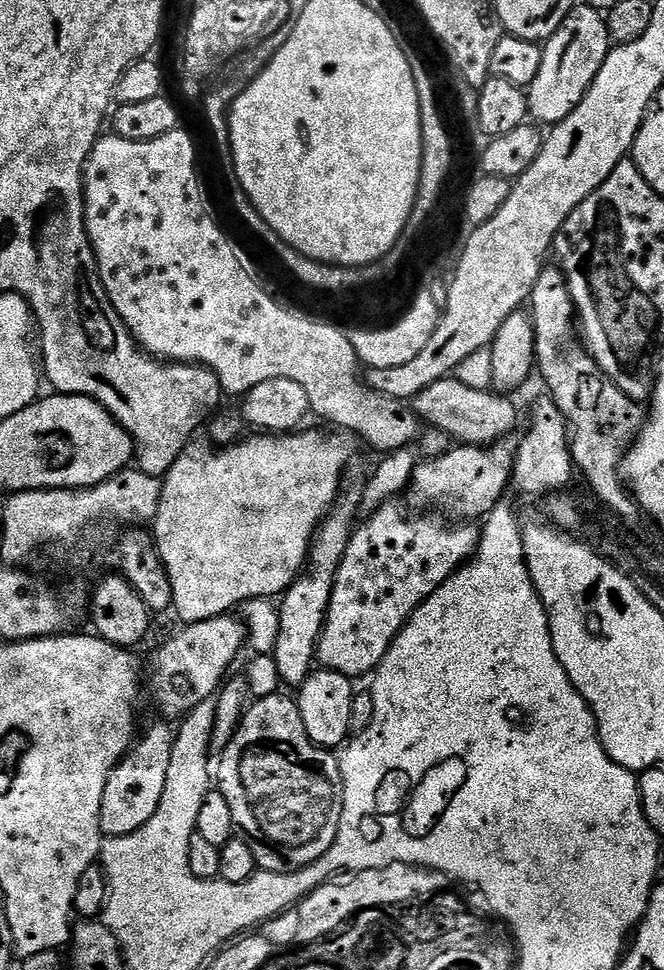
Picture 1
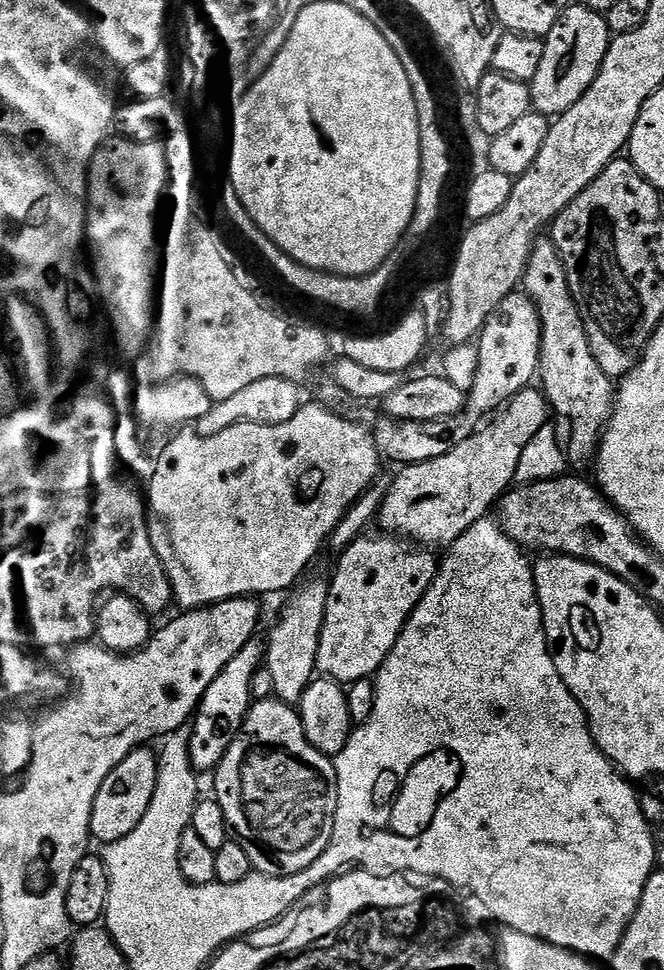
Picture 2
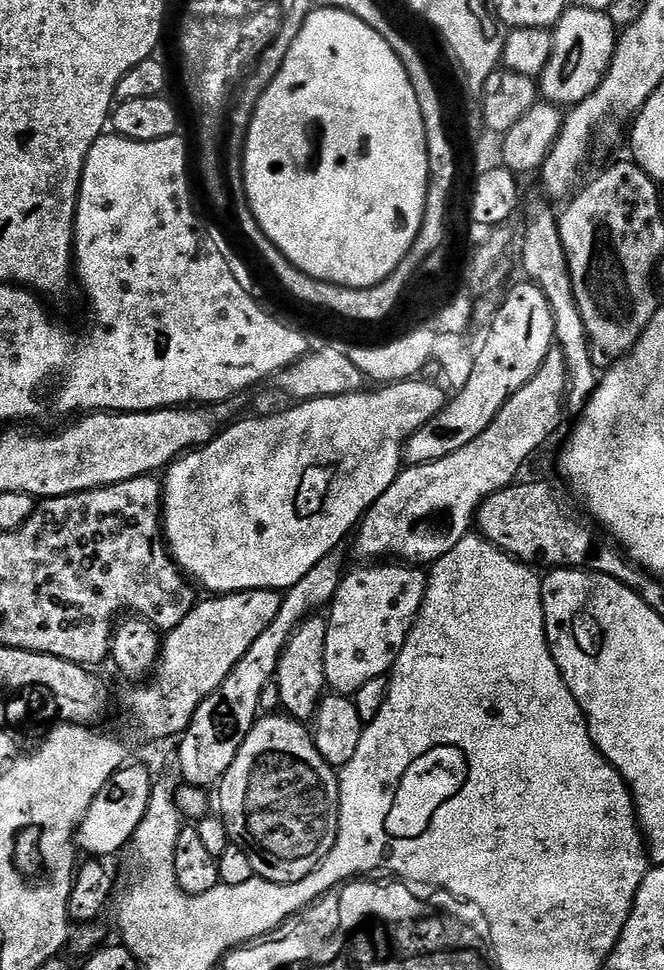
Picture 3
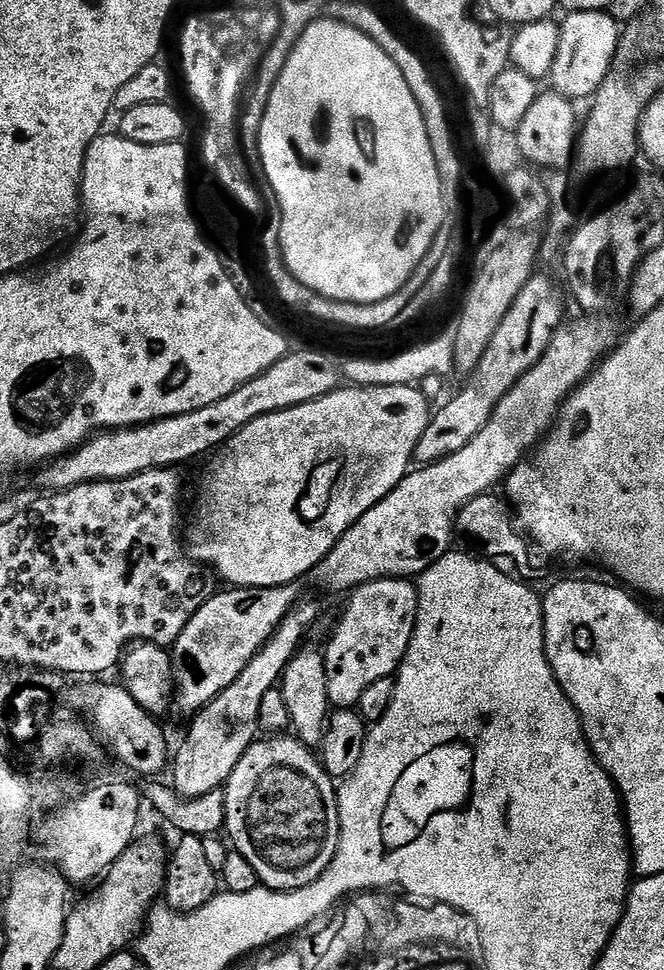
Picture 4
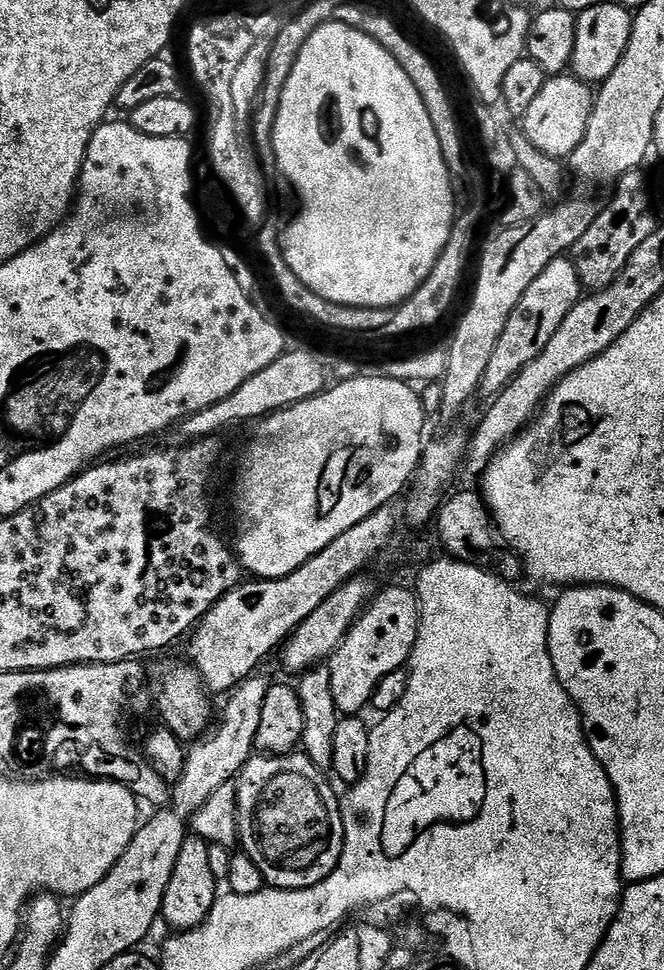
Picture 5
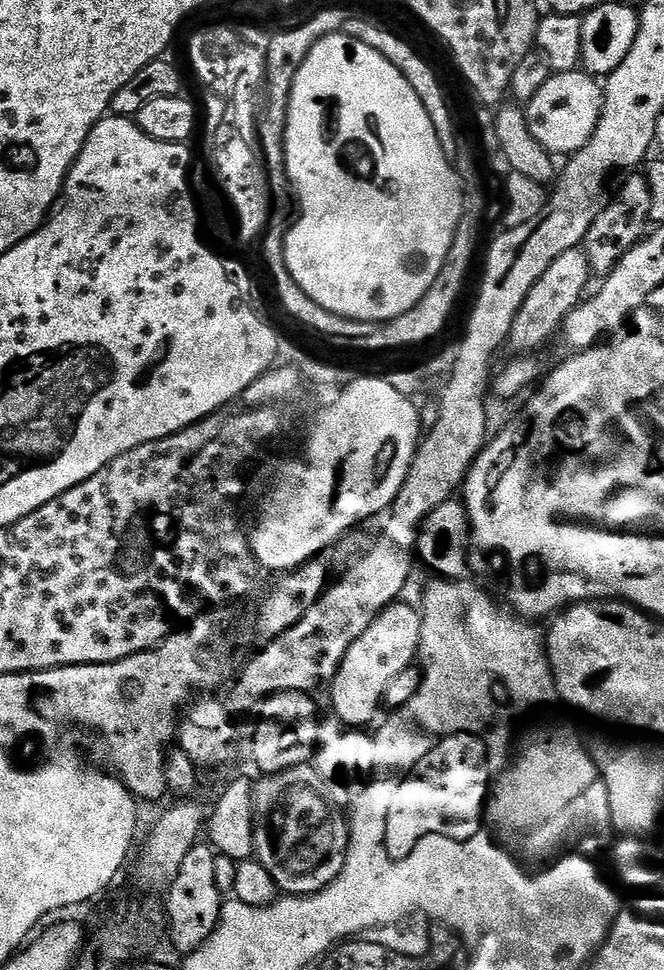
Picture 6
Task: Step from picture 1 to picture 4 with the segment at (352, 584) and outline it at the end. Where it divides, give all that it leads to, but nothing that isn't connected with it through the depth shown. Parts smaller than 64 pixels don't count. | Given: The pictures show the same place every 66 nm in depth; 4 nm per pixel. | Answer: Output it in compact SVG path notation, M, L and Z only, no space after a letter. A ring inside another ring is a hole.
M385 578L352 589L347 600L348 605L336 624L336 633L328 648L323 649L326 688L330 690L330 702L336 710L355 709L362 694L366 694L378 678L392 676L399 669L416 629L420 594L411 579Z

